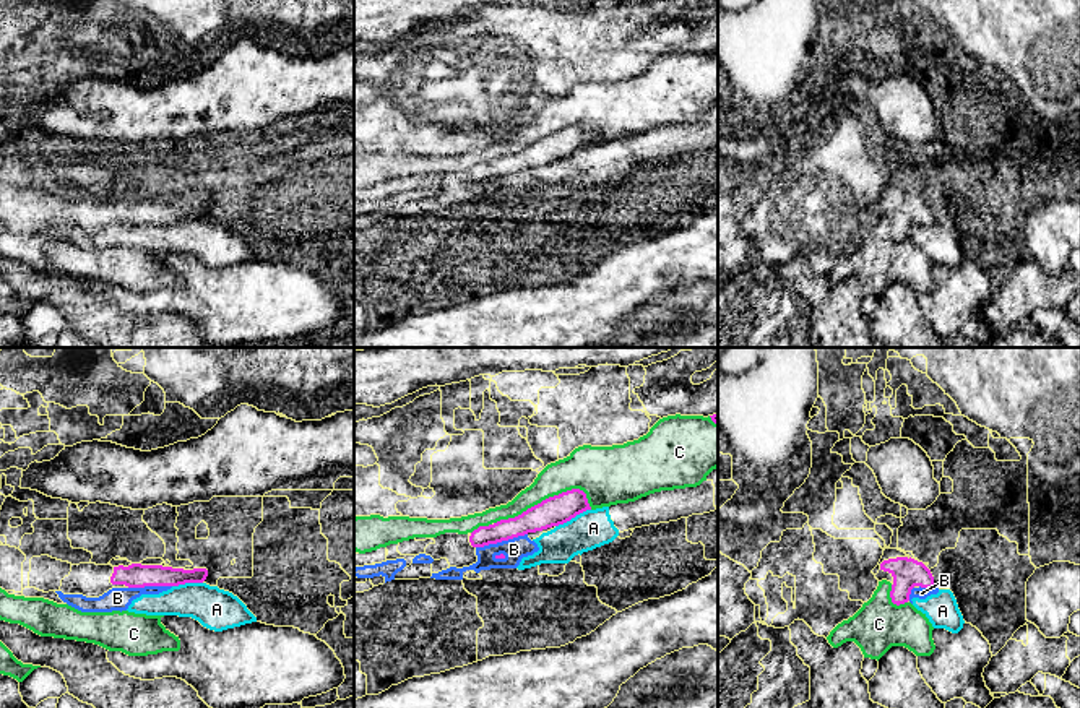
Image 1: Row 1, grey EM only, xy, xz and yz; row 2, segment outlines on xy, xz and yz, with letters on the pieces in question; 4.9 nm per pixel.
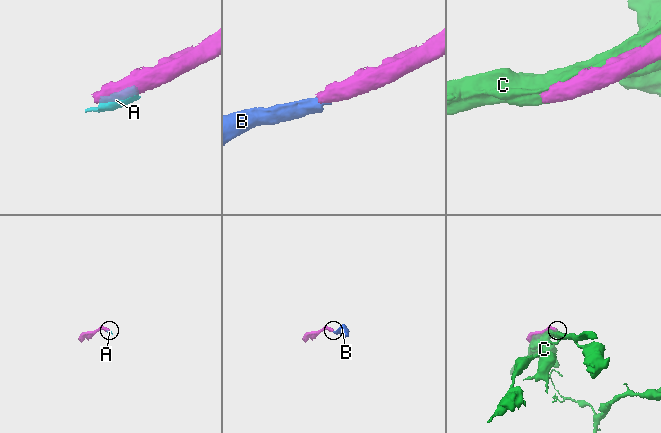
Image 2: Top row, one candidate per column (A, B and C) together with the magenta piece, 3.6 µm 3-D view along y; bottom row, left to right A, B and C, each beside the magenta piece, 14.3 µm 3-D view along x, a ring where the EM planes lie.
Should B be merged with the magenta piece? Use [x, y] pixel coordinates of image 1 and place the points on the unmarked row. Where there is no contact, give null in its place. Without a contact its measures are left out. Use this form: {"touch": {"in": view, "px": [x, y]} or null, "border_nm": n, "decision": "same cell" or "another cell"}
{"touch": {"in": "xz", "px": [501, 177]}, "border_nm": 260, "decision": "another cell"}

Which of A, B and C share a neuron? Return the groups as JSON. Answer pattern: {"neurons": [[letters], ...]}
{"neurons": [["A", "B"], ["C"]]}

